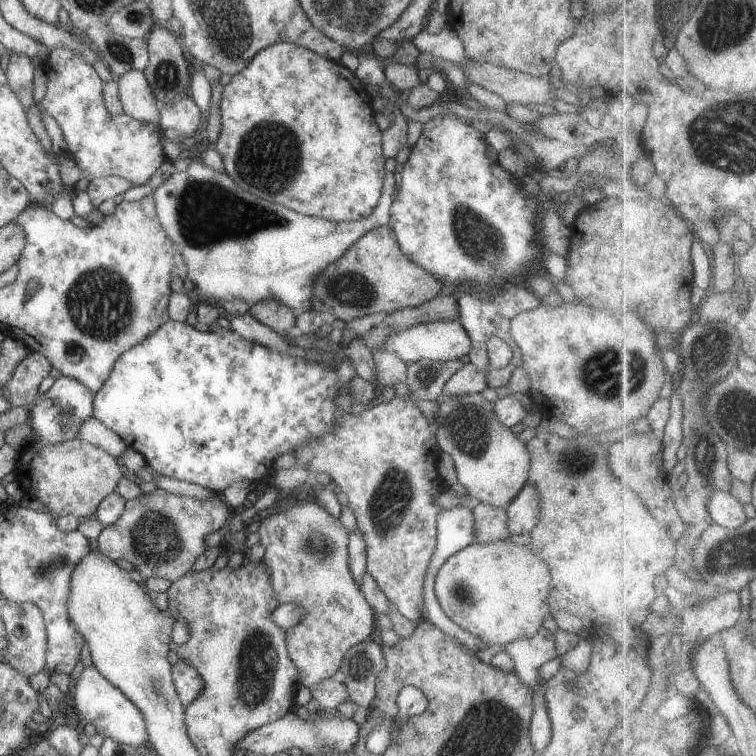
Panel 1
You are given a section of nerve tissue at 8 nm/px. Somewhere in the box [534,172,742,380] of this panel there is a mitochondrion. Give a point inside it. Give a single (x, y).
(712, 350)

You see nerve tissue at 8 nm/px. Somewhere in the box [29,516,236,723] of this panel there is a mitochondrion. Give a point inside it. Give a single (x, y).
(44, 568)

